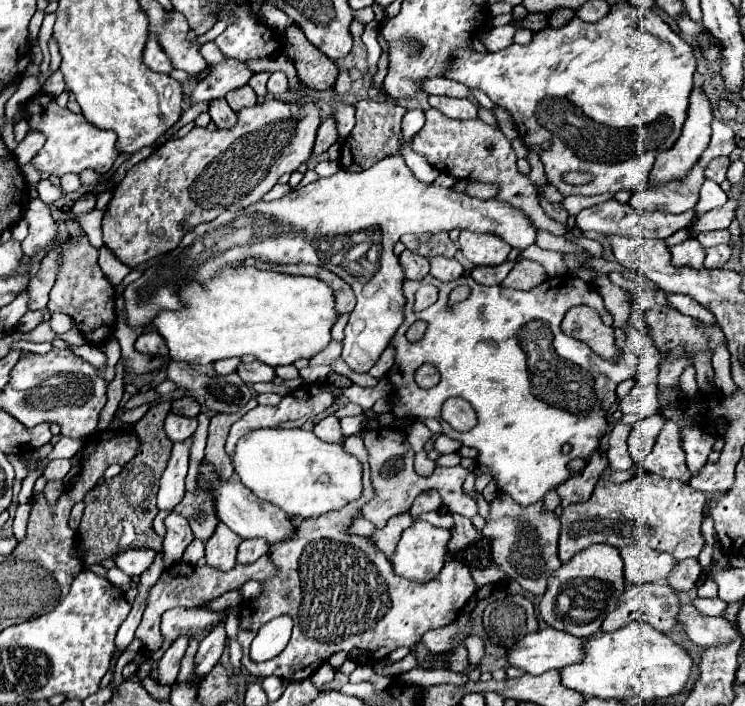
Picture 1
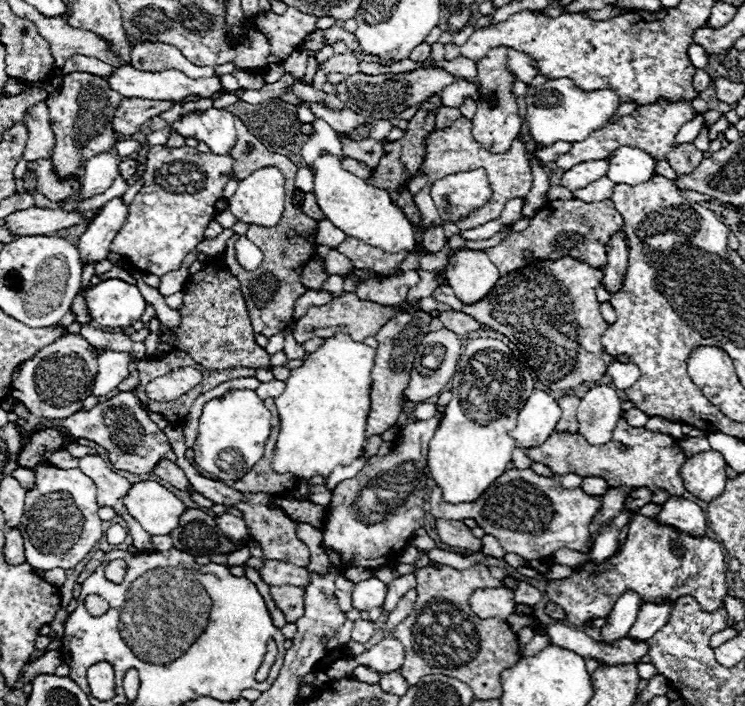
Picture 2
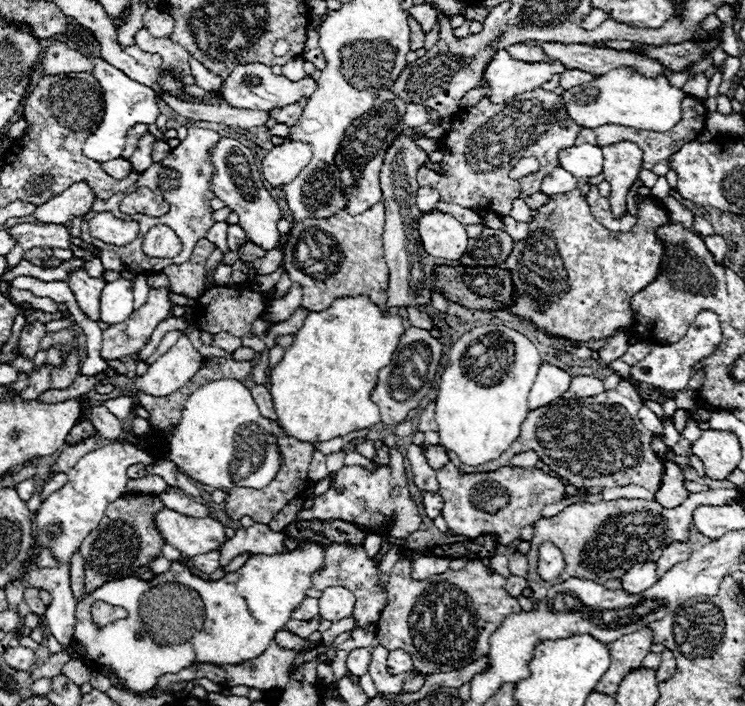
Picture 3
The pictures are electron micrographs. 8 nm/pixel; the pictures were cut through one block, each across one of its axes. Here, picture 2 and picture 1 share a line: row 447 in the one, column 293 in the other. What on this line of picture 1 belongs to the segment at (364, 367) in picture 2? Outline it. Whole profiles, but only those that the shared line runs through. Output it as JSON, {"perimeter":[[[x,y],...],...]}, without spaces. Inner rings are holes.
{"perimeter":[[[228,268],[220,272],[212,282],[198,284],[192,282],[182,288],[180,292],[182,300],[186,302],[184,310],[178,312],[160,312],[154,318],[154,328],[164,336],[170,358],[172,360],[186,360],[190,364],[208,364],[222,358],[232,356],[246,356],[252,354],[264,364],[270,366],[284,366],[294,364],[300,358],[314,358],[318,352],[322,352],[332,336],[330,330],[338,320],[336,304],[334,304],[334,290],[316,278],[306,276],[290,276],[280,272],[266,272],[266,270],[252,270],[252,268]]]}

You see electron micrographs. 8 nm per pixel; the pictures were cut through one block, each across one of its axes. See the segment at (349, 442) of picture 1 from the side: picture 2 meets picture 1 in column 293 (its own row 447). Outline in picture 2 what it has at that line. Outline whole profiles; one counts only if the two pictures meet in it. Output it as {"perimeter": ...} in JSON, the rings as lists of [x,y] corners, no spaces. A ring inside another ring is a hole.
{"perimeter":[[[624,418],[618,420],[614,428],[614,440],[610,444],[592,446],[580,434],[550,434],[548,440],[538,448],[524,450],[532,462],[540,462],[548,466],[554,474],[576,474],[580,478],[600,476],[612,486],[632,486],[632,488],[650,488],[666,490],[670,496],[684,498],[686,490],[678,476],[678,468],[686,462],[686,456],[680,444],[666,434],[652,434],[644,428],[632,428]],[[620,444],[630,446],[626,452],[620,450]]]}

